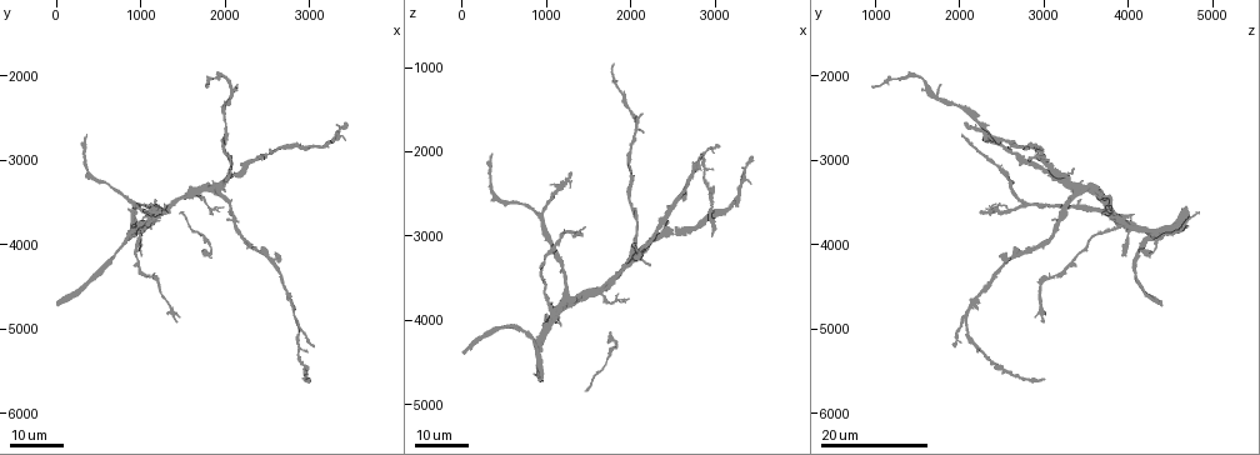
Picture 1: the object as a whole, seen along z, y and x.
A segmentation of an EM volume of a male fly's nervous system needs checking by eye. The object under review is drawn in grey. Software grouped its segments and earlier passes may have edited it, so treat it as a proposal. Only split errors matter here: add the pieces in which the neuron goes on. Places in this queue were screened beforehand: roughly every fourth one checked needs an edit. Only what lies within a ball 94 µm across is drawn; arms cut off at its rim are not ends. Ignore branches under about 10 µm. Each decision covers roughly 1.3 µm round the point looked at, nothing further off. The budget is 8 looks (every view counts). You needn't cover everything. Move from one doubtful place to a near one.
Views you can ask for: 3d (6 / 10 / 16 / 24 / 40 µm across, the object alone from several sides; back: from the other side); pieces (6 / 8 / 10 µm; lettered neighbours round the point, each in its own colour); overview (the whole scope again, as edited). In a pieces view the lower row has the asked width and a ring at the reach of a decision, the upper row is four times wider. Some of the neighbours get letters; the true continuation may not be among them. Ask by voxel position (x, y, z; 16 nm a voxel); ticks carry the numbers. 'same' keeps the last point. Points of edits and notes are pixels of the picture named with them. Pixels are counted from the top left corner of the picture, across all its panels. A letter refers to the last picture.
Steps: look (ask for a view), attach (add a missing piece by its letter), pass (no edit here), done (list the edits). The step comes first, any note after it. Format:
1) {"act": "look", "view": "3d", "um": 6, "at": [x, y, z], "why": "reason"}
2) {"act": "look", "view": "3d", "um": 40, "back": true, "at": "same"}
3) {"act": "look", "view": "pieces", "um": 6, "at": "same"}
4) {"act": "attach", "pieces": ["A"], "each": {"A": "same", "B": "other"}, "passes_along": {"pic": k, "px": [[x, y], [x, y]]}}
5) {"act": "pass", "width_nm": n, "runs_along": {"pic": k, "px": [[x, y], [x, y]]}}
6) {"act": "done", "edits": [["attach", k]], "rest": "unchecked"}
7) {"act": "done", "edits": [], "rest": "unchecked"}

{"act": "look", "view": "3d", "um": 16, "at": [1450, 4900, 3000], "why": "an open end"}

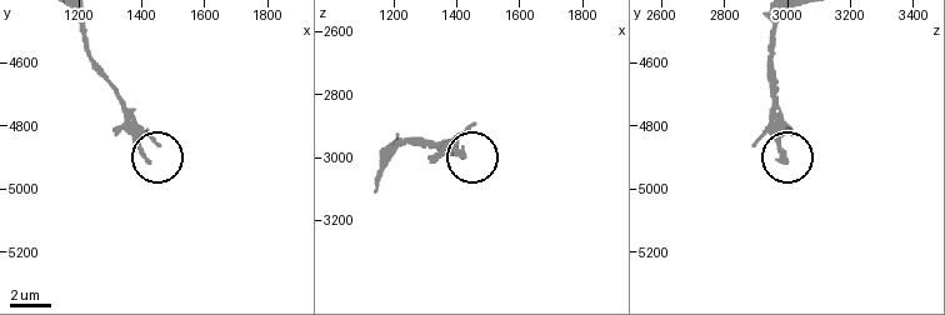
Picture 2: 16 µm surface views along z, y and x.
{"act": "look", "view": "pieces", "um": 8, "at": [1420, 4910, 2980]}

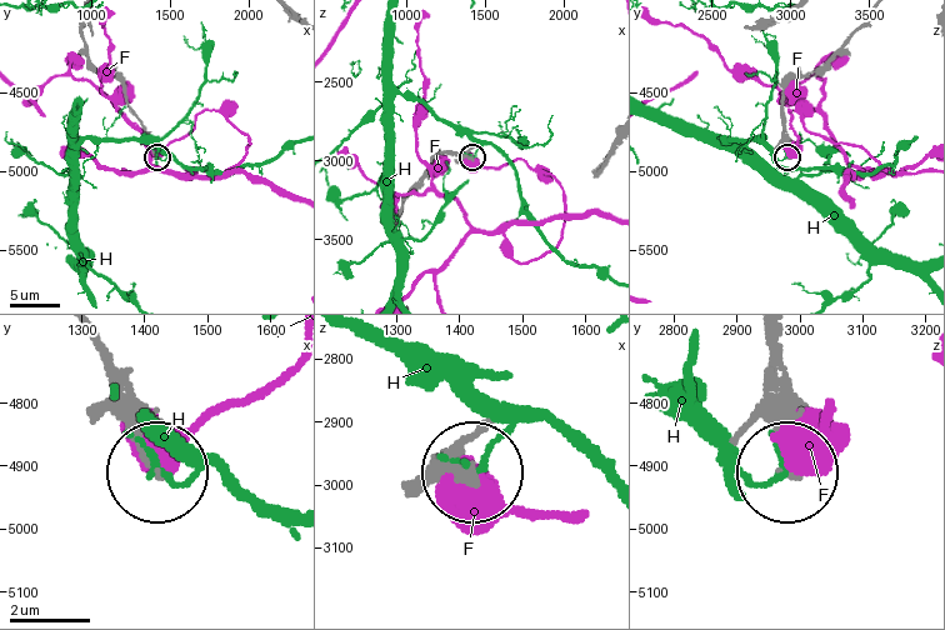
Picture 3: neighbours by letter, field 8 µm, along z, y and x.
{"act": "pass", "each": {"F": "other", "H": "other"}, "runs_along": {"pic": 3, "px": [[89, 336], [126, 426], [156, 464]]}, "found": "no lettered piece goes on from it"}

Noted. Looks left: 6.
{"act": "look", "view": "3d", "um": 24, "at": [1300, 3600, 2250], "why": "thick end"}

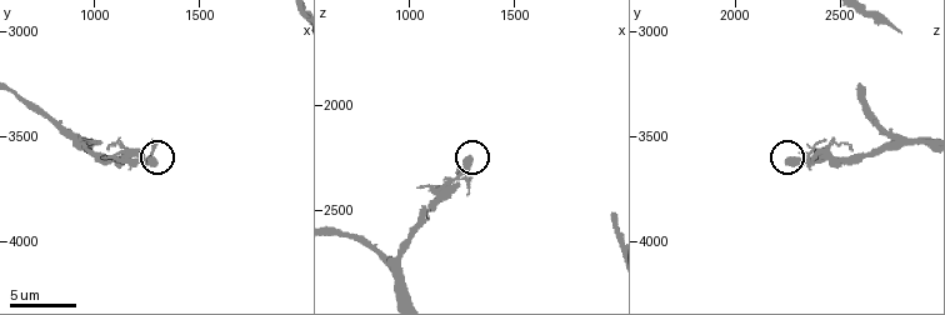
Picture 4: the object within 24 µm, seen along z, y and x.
{"act": "look", "view": "pieces", "um": 8, "at": [1280, 3620, 2260]}

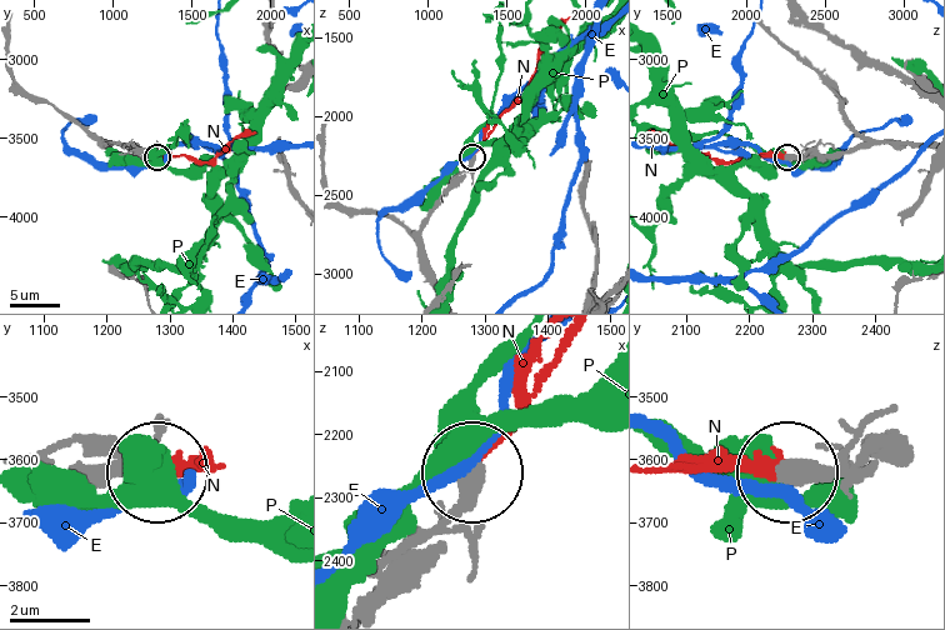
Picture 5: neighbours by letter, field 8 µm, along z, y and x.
{"act": "pass", "each": {"E": "other", "N": "other", "P": "other"}, "found": "no lettered piece goes on from it"}

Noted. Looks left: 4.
{"act": "look", "view": "3d", "um": 24, "at": [1150, 3650, 4050], "why": "branch stops here"}

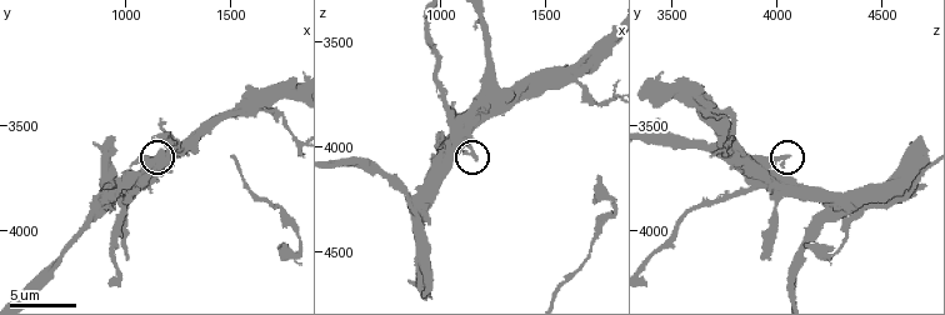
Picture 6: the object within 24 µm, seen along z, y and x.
{"act": "look", "view": "pieces", "um": 6, "at": [1160, 3640, 4050], "why": "what lies round it"}

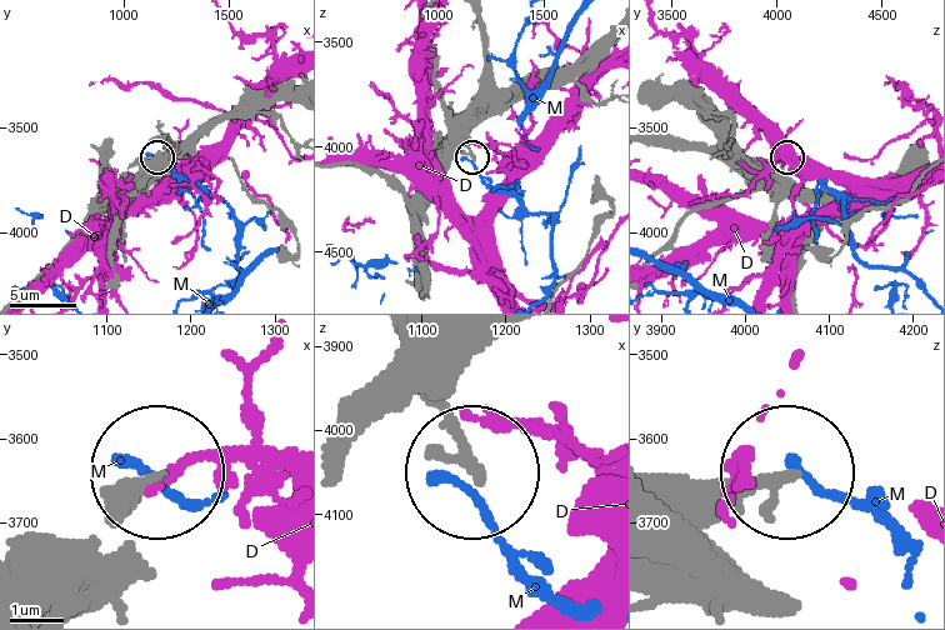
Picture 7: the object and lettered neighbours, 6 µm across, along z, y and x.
{"act": "pass", "each": {"D": "other", "M": "other"}, "runs_along": {"pic": 7, "px": [[493, 341], [439, 408], [474, 471]]}, "found": "no lettered piece goes on from it"}

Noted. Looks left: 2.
{"act": "look", "view": "3d", "um": 24, "at": [3050, 5200, 1950], "why": "branch stops here"}

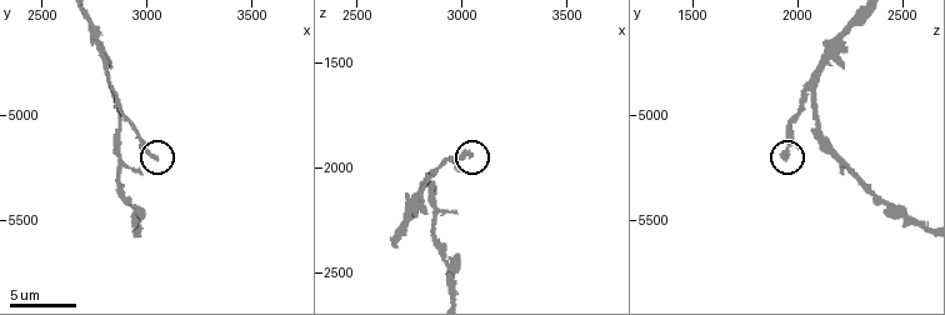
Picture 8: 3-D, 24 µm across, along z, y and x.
{"act": "look", "view": "pieces", "um": 10, "at": [3040, 5200, 1940]}

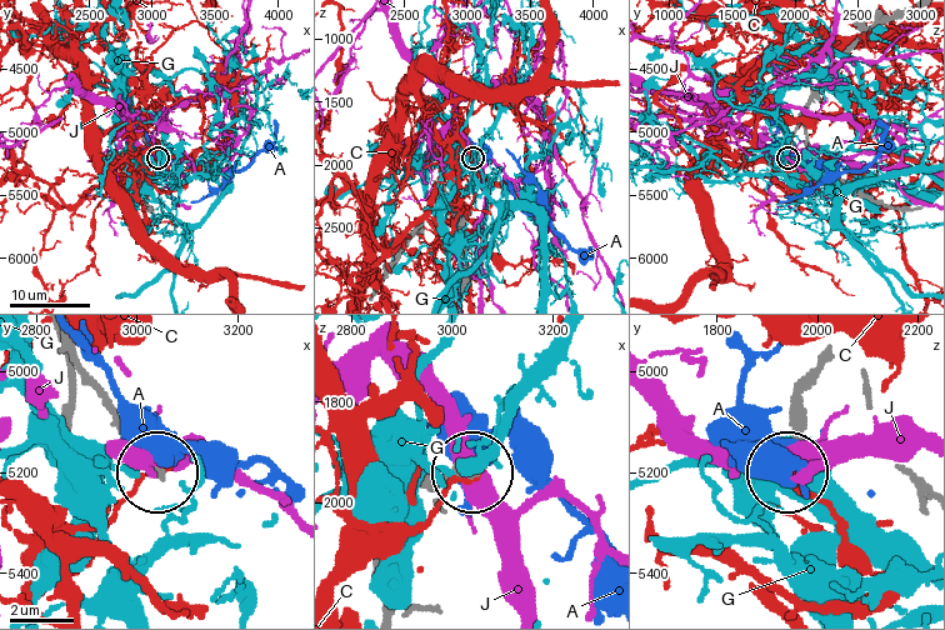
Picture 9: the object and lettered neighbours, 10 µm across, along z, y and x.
{"act": "pass", "each": {"A": "other", "C": "other", "G": "other", "J": "other"}, "found": "none of them fits"}

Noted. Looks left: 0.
{"act": "done", "edits": [], "rest": "unchecked"}

